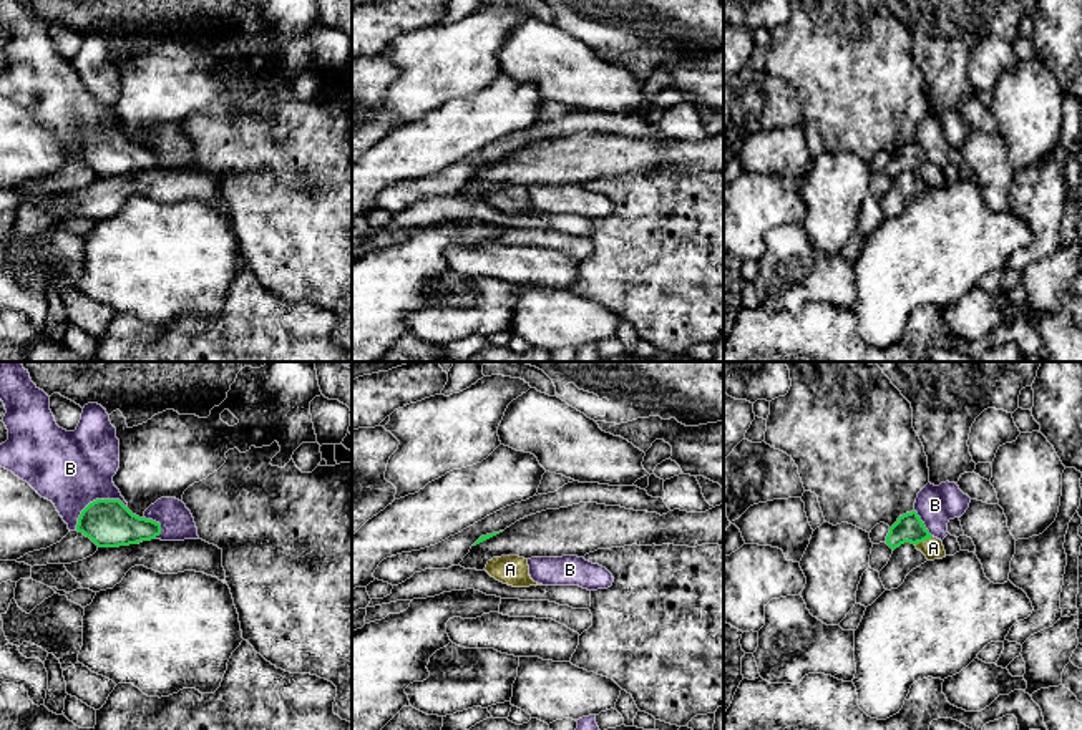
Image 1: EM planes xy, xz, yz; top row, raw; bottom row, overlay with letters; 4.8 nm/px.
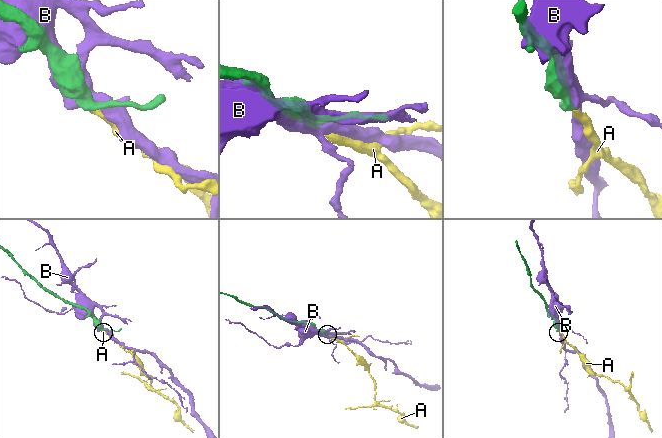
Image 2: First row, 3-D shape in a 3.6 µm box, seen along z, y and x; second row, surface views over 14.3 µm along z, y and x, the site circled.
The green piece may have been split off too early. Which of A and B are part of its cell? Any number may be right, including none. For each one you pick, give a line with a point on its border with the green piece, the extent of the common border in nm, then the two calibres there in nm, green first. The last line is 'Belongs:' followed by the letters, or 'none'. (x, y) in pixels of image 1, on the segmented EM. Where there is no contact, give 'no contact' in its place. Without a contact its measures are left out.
A: contact yz (923, 540); length 100 nm; calibres 140 and 100 nm
Belongs: A

